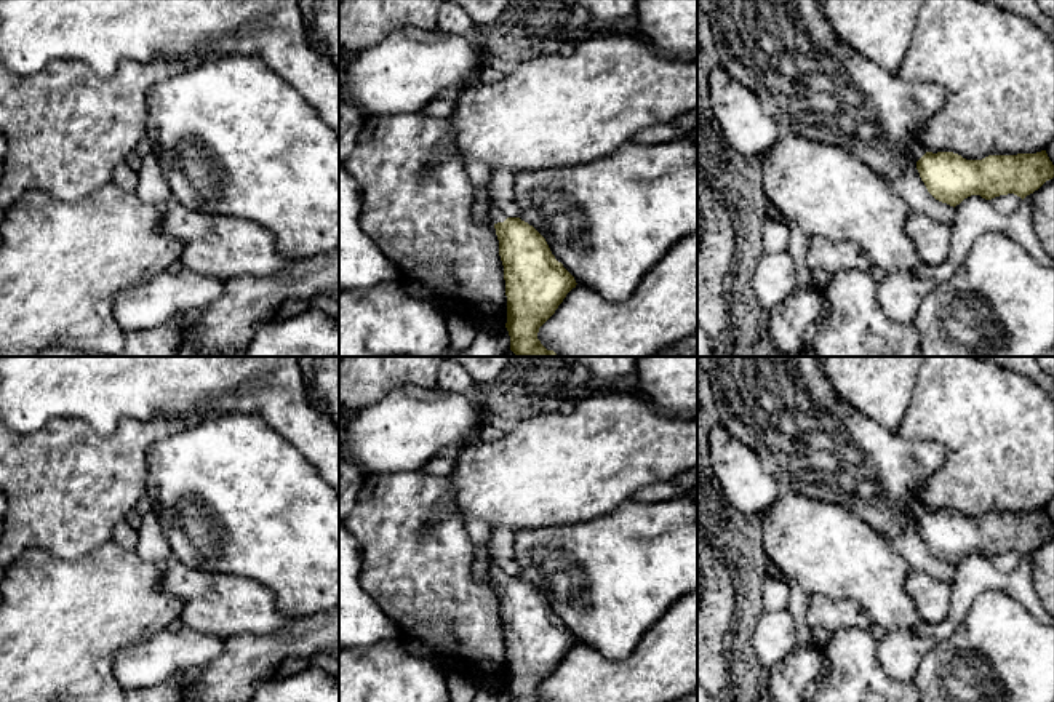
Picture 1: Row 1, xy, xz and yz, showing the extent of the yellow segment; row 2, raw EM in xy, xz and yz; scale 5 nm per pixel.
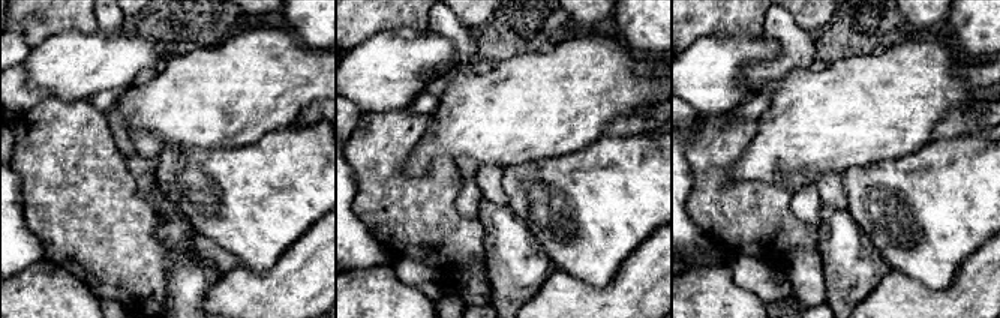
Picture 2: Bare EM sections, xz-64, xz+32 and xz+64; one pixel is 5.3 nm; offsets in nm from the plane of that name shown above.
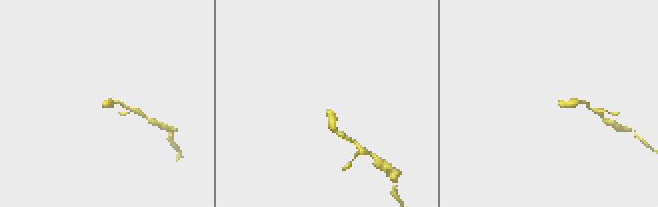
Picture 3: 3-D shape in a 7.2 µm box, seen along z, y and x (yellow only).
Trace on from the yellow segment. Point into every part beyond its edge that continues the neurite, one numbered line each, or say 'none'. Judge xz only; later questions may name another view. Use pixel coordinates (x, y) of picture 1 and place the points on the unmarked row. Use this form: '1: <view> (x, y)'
1: xz (496, 574)

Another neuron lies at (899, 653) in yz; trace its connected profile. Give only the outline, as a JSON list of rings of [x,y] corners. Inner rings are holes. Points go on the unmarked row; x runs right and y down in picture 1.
[[[905,630],[888,632],[878,643],[878,660],[889,678],[912,683],[921,659],[934,644],[934,640]]]

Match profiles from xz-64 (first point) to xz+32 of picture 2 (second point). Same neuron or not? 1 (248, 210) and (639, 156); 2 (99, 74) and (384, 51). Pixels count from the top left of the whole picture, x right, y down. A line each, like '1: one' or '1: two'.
1: one
2: one

